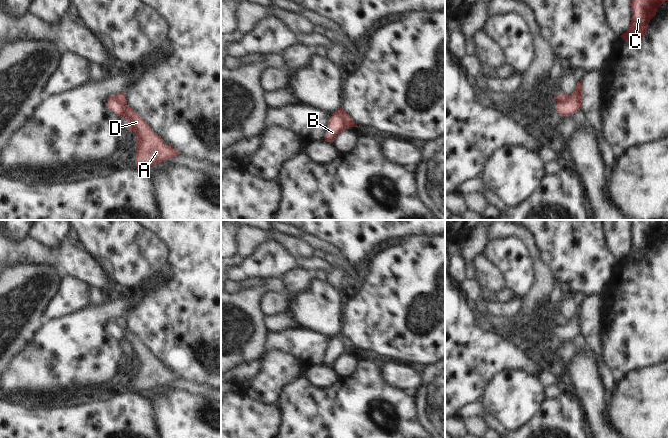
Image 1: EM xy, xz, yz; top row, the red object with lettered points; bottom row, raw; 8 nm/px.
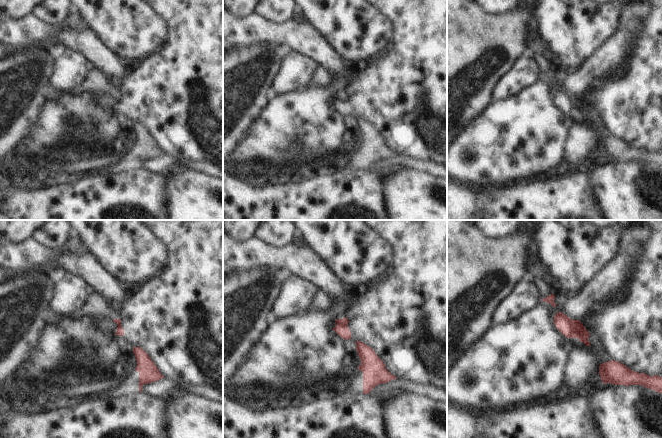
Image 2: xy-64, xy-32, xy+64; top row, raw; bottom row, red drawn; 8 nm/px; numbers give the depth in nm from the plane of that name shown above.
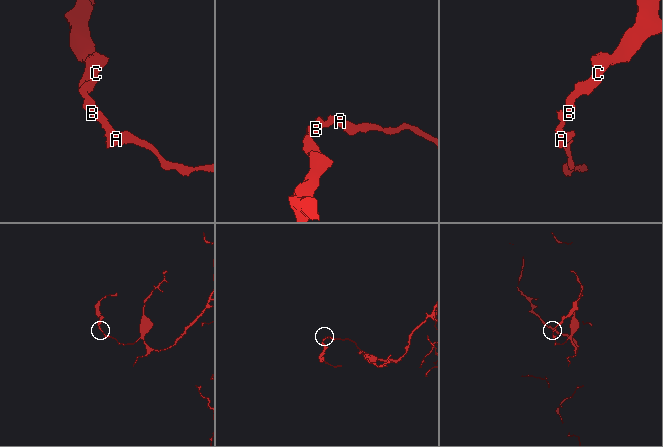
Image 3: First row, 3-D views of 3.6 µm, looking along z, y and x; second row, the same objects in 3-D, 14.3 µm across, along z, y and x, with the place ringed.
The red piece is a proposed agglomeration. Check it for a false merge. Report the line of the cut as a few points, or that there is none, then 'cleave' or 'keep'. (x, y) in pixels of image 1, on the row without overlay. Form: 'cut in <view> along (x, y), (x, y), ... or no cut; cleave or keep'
cut in xy along (113, 320), (124, 329), (125, 343); cleave

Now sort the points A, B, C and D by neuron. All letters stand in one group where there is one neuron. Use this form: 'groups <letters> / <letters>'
groups A D / B C

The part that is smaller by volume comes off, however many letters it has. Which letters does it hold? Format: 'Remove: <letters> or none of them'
Remove: B, C

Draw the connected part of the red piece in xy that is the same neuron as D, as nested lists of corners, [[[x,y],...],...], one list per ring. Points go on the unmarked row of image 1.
[[[125,317],[114,321],[125,329],[125,344],[127,353],[136,357],[137,393],[149,393],[150,390],[162,387],[180,379],[172,370],[167,369],[151,351],[127,329]]]

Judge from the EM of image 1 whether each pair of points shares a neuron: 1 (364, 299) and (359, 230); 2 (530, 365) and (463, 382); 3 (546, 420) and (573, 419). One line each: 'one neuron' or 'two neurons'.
1: two neurons
2: one neuron
3: one neuron

